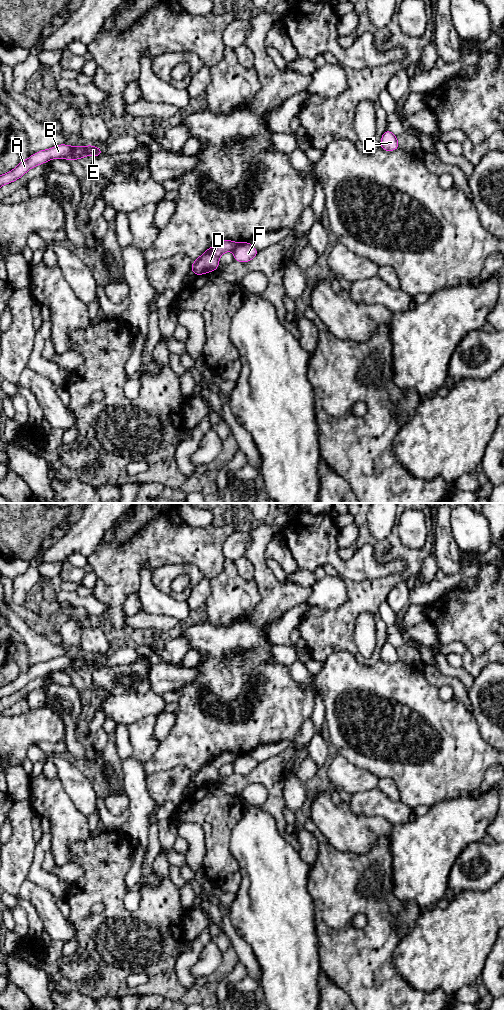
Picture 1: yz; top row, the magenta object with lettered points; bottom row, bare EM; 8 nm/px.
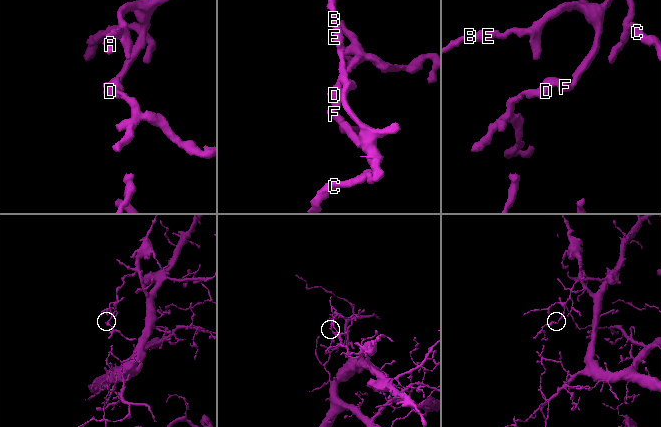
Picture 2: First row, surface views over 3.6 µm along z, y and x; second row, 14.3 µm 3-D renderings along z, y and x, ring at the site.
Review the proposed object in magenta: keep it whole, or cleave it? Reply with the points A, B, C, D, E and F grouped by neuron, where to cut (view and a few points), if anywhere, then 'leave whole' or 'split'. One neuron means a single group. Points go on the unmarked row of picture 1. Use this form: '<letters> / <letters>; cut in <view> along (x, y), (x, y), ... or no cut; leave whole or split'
A B C E F / D; cut in yz along (238, 756), (232, 762); split

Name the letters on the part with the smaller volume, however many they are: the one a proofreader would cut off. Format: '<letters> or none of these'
D

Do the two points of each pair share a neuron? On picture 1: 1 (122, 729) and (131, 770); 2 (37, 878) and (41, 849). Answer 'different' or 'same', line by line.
1: different
2: same

